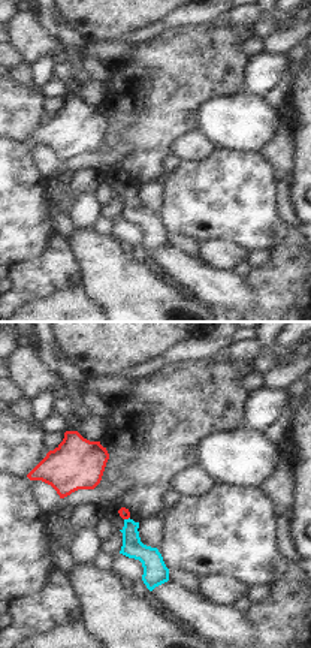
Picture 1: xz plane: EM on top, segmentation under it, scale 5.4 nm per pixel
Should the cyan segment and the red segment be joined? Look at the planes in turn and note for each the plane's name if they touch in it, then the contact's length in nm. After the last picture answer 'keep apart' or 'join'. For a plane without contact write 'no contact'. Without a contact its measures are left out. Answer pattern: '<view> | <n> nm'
xz | 40 nm

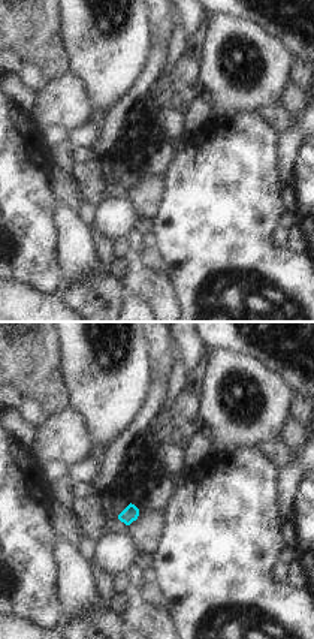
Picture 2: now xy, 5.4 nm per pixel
no contact

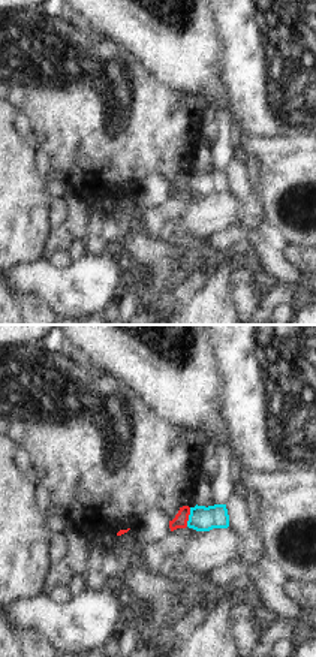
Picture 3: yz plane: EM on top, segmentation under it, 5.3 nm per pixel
yz | 110 nm

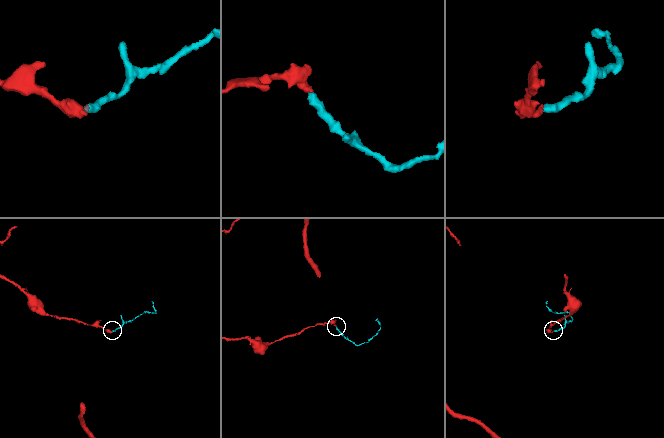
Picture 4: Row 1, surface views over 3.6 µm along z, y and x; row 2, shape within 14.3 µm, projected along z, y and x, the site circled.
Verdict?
join

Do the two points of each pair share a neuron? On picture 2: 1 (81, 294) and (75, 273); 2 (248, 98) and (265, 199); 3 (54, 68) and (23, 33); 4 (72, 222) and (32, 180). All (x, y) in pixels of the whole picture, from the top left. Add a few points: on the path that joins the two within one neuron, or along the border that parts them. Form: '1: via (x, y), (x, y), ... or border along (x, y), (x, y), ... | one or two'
1: border along (108, 271), (93, 276), (82, 283), (69, 285) | two
2: border along (253, 111), (239, 111), (225, 118) | two
3: via (48, 59), (32, 42) | one
4: border along (56, 202), (54, 223), (59, 240) | two

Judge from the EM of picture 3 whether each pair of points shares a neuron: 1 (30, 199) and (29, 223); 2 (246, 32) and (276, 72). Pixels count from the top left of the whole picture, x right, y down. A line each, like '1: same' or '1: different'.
1: same
2: same

